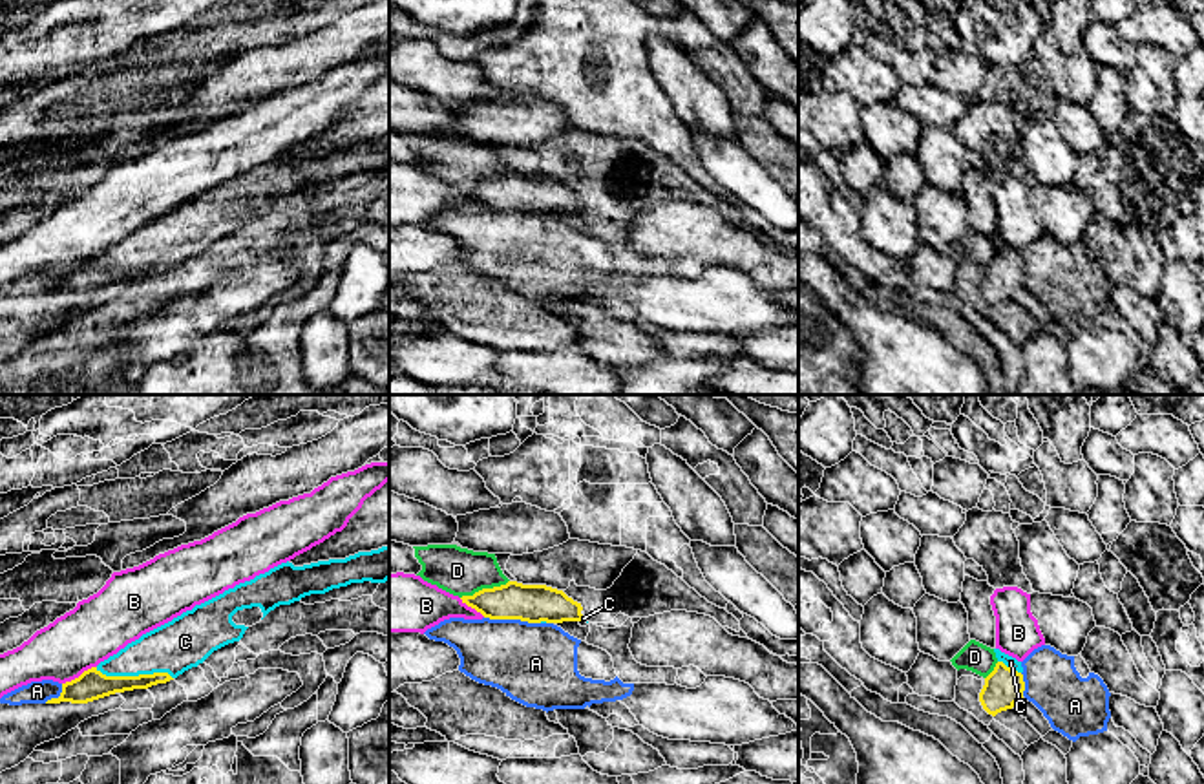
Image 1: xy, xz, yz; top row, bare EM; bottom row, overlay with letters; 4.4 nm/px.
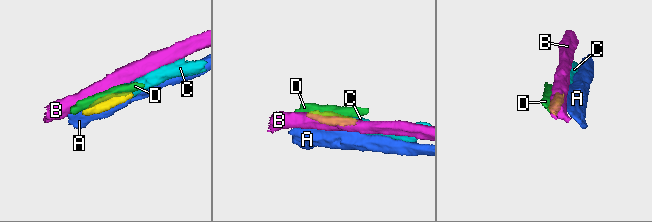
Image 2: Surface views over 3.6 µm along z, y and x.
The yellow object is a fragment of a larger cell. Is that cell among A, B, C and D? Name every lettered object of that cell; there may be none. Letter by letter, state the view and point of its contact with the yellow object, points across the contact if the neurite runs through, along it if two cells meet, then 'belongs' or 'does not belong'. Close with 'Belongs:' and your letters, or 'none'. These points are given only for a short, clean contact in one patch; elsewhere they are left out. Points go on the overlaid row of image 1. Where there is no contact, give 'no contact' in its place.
A: meets yellow in xz at (512, 618); border along xz (485, 616), (519, 618), (539, 624); does not belong
B: meets yellow in xy at (81, 675); border along xy (95, 666), (63, 684); does not belong
C: meets yellow in xy at (134, 677); runs through xy (92, 684), (108, 677), (134, 677), (152, 658), (178, 646); belongs
D: meets yellow in xz at (485, 589); does not belong
Belongs: C

